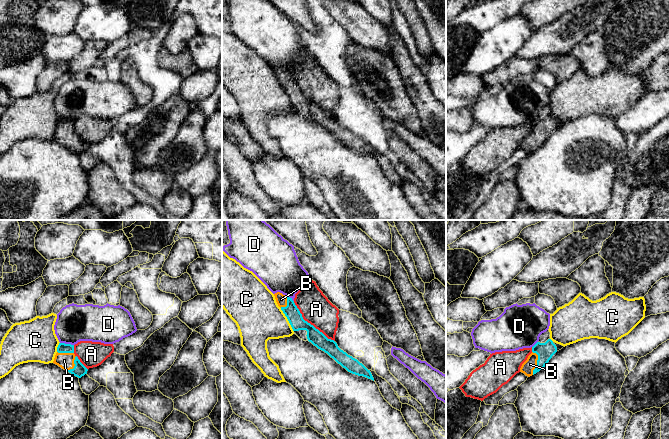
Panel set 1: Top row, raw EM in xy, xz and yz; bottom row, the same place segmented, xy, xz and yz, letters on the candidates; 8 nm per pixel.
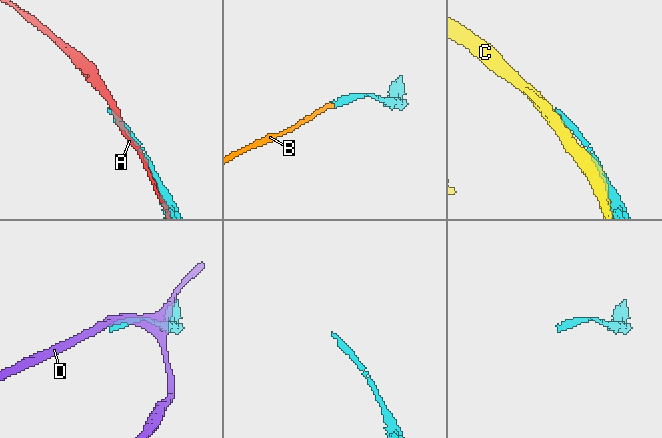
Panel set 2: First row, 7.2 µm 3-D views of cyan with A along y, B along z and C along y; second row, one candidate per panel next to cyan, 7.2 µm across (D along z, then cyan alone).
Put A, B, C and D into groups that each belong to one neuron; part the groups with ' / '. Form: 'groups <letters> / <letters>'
groups A / B / C / D

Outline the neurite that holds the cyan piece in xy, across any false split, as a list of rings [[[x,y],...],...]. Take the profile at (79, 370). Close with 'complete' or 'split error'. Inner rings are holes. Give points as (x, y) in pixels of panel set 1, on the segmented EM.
[[[59,343],[53,363],[78,378],[88,371],[74,354],[74,345],[71,344]]] | split error

